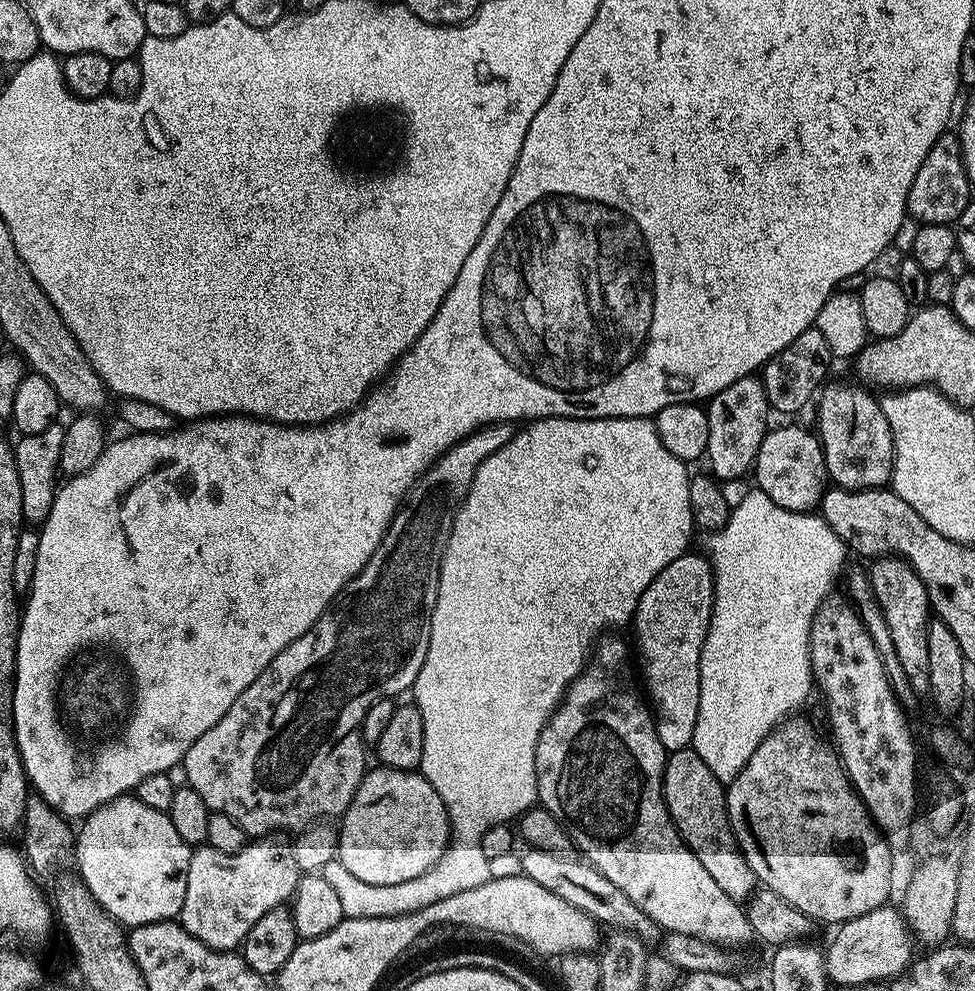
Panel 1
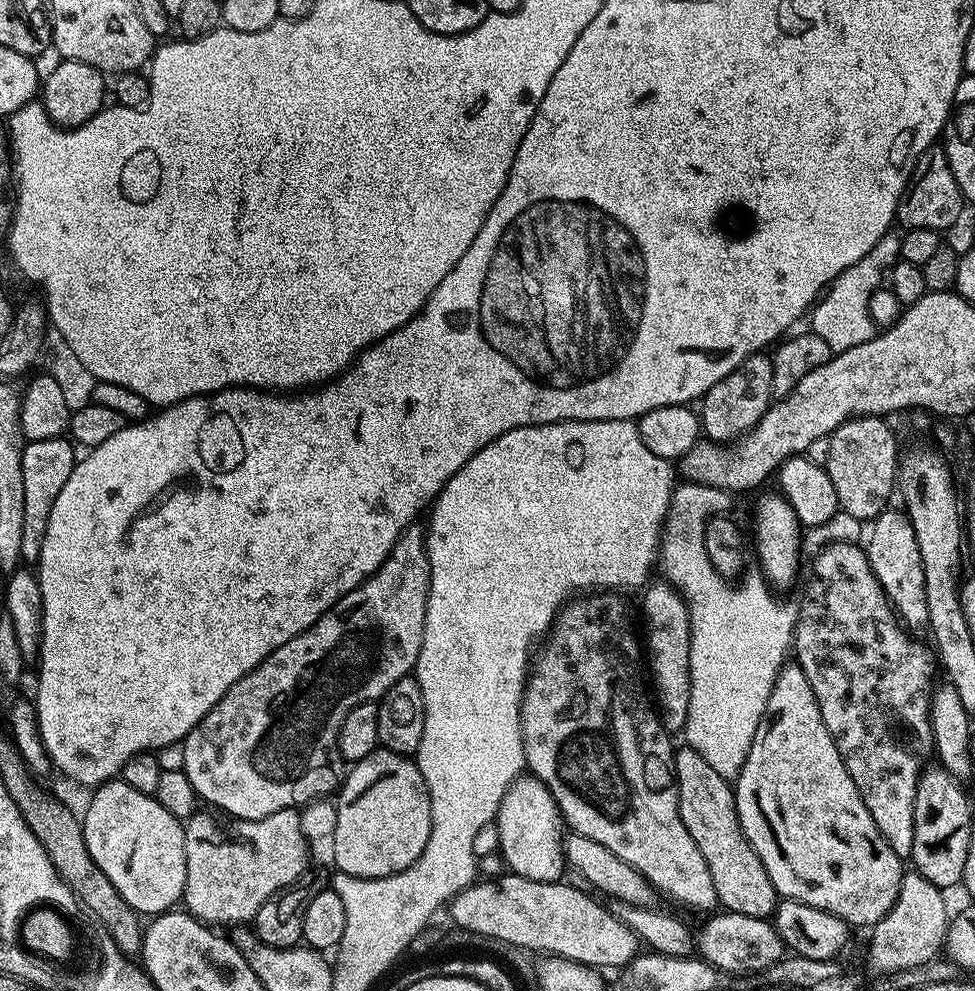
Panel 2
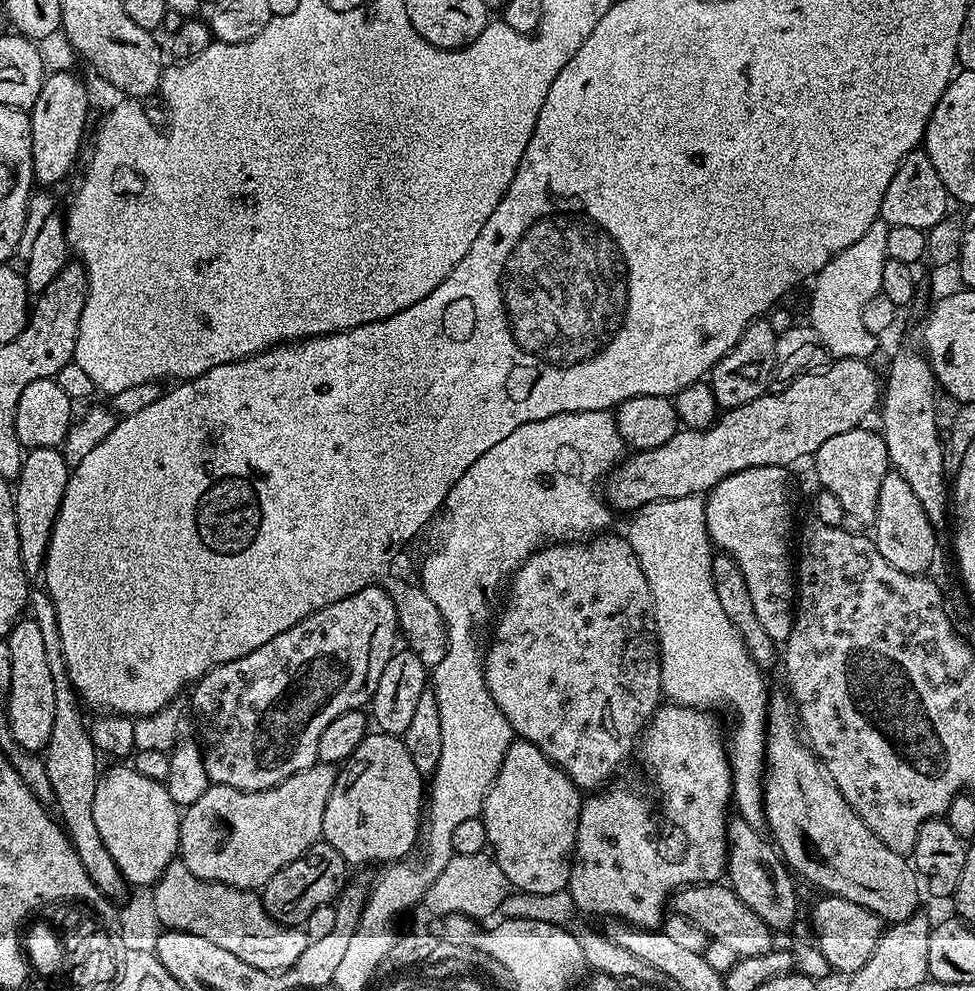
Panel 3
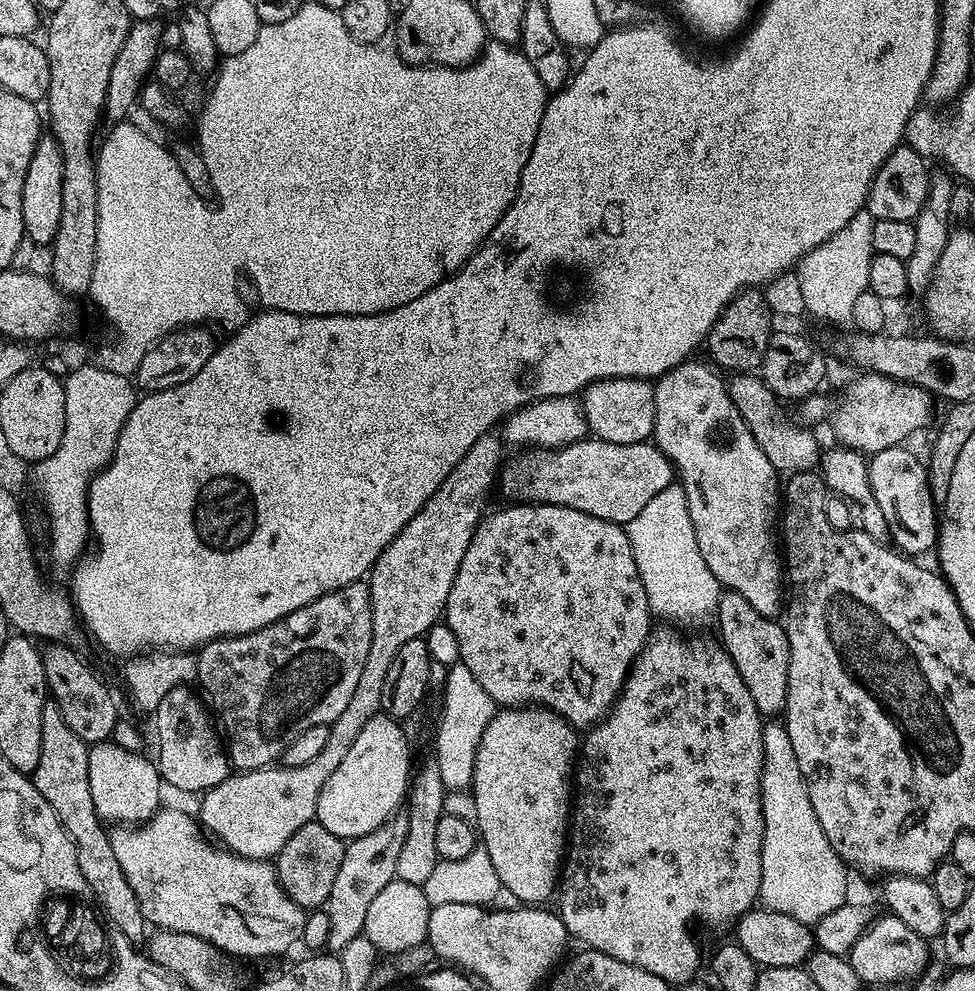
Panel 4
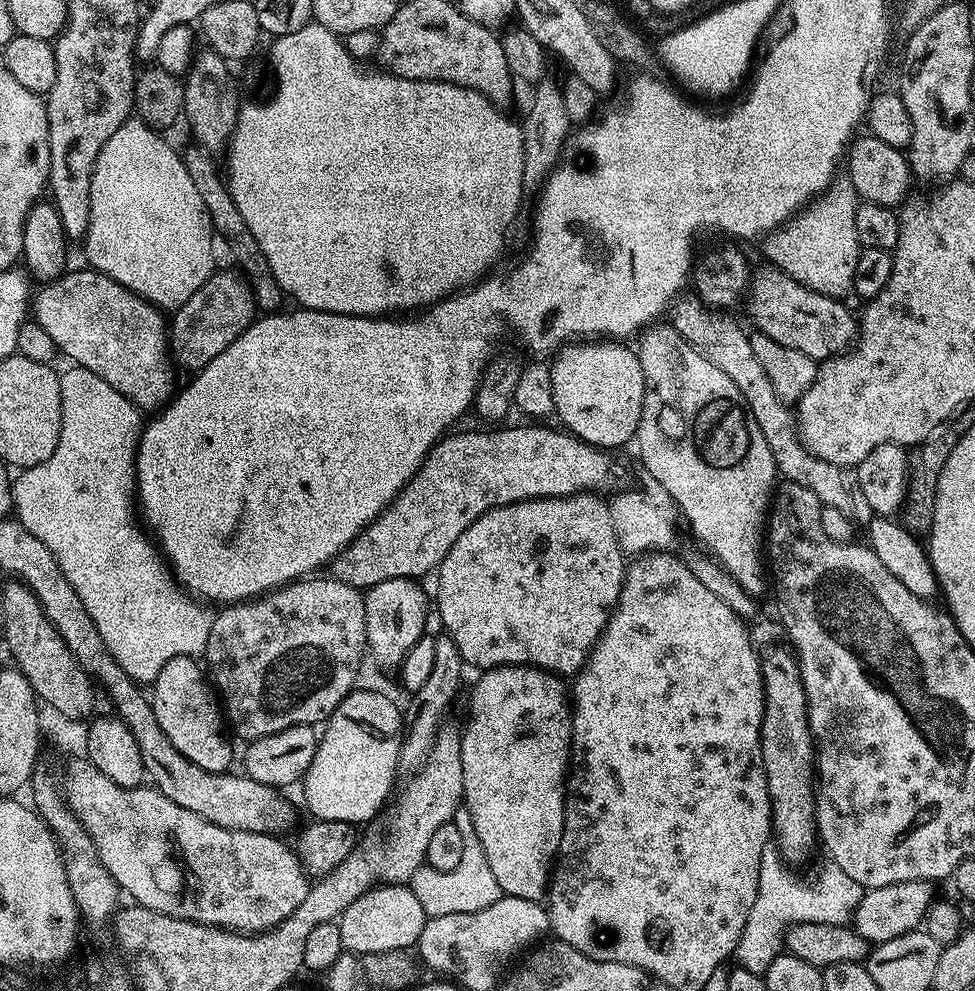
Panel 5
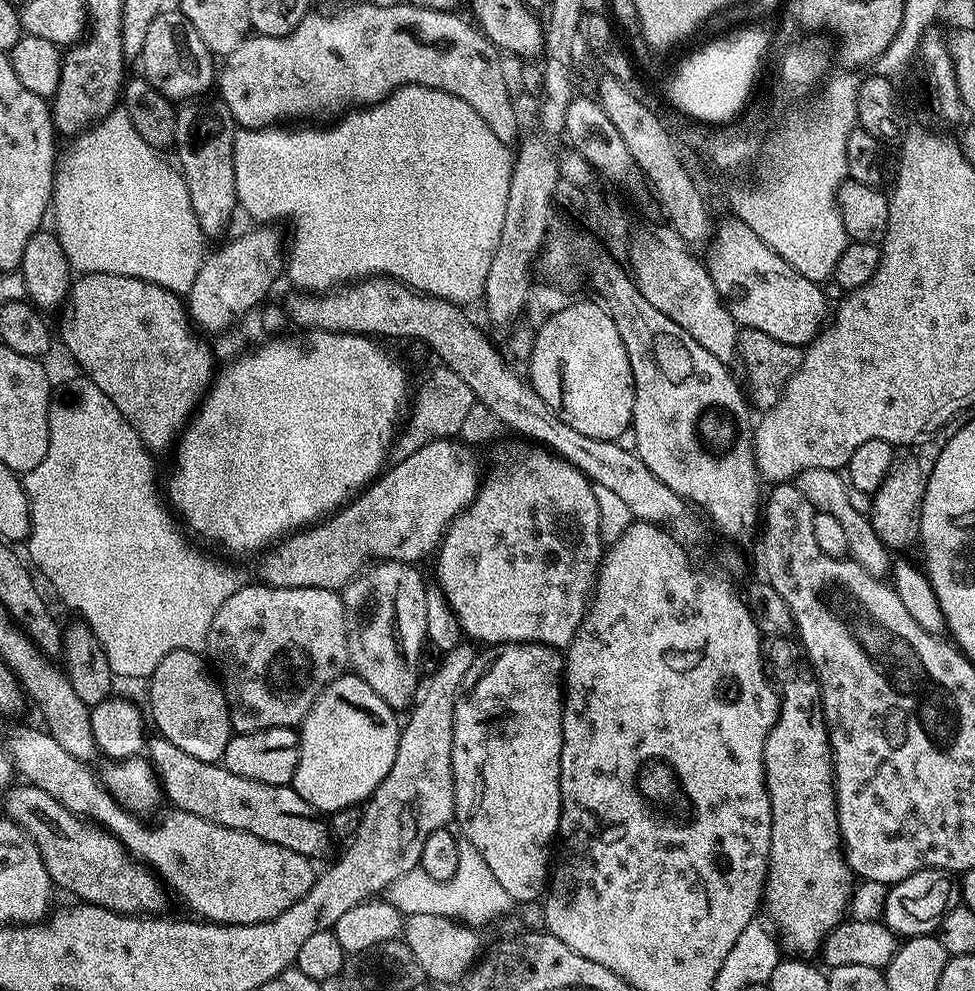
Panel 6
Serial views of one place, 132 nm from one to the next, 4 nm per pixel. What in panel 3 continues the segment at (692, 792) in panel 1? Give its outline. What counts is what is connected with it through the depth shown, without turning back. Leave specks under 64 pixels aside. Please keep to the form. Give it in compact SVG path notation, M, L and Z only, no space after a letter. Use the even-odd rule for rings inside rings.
M739 816L728 824L728 866L726 878L729 887L738 894L739 900L766 922L774 932L789 931L797 921L798 896L787 865L780 858L775 845L759 829L750 826Z

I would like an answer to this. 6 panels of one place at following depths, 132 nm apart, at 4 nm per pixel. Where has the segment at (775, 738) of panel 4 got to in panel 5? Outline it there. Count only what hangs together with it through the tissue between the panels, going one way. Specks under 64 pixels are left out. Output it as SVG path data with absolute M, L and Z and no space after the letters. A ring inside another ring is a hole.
M765 847L758 870L758 894L754 898L746 930L742 930L742 938L734 953L739 967L761 974L767 972L774 958L782 955L784 933L793 924L818 922L847 925L851 921L866 889L854 882L854 878L850 878L850 874L843 872L838 865L831 862L825 865L820 877L811 884L792 869L795 867L785 863L775 847Z

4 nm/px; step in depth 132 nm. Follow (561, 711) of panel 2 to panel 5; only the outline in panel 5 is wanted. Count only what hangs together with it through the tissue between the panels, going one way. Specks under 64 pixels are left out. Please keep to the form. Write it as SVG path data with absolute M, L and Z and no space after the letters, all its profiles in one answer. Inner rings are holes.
M580 492L577 496L559 496L558 498L542 498L541 500L523 500L517 504L507 504L501 508L490 510L486 514L482 514L475 520L470 527L462 530L462 534L458 534L458 542L454 542L454 546L450 546L450 550L446 554L446 558L441 562L438 569L436 580L436 596L434 592L434 608L440 611L440 620L444 623L443 631L452 637L454 646L458 646L458 650L462 654L465 665L476 667L476 670L487 670L490 668L501 668L504 664L531 664L538 668L545 668L547 672L555 672L561 678L575 677L576 673L583 668L584 663L588 661L588 655L592 652L592 647L596 645L596 640L604 632L604 628L608 625L608 618L616 603L620 600L620 595L624 589L624 578L626 575L626 553L620 548L618 542L618 534L614 534L614 518L610 518L610 510L608 509L609 501L601 498L599 495L591 492Z

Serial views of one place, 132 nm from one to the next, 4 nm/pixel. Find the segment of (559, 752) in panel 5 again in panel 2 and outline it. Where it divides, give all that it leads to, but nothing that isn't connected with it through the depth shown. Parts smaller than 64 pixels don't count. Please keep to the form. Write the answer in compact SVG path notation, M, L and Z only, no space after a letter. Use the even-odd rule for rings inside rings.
M520 774L509 785L494 821L500 839L499 855L504 855L509 873L534 882L554 884L566 872L564 837L566 825L560 808L547 786L531 774Z

